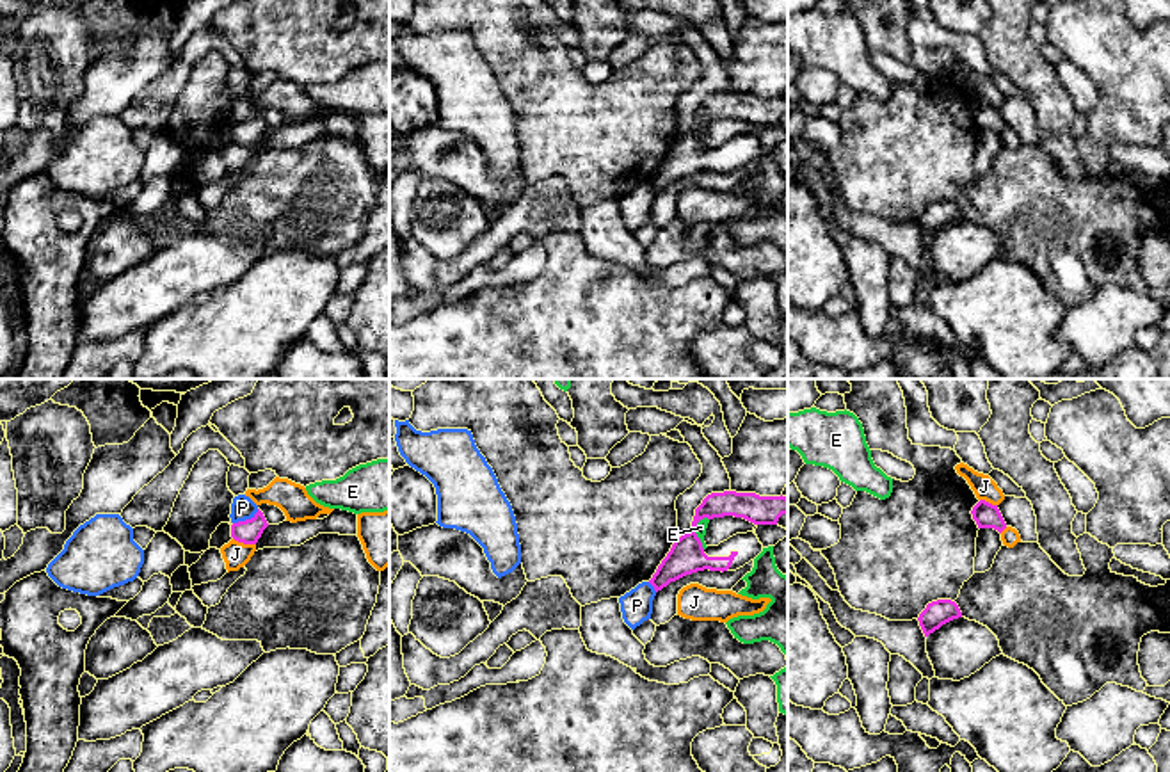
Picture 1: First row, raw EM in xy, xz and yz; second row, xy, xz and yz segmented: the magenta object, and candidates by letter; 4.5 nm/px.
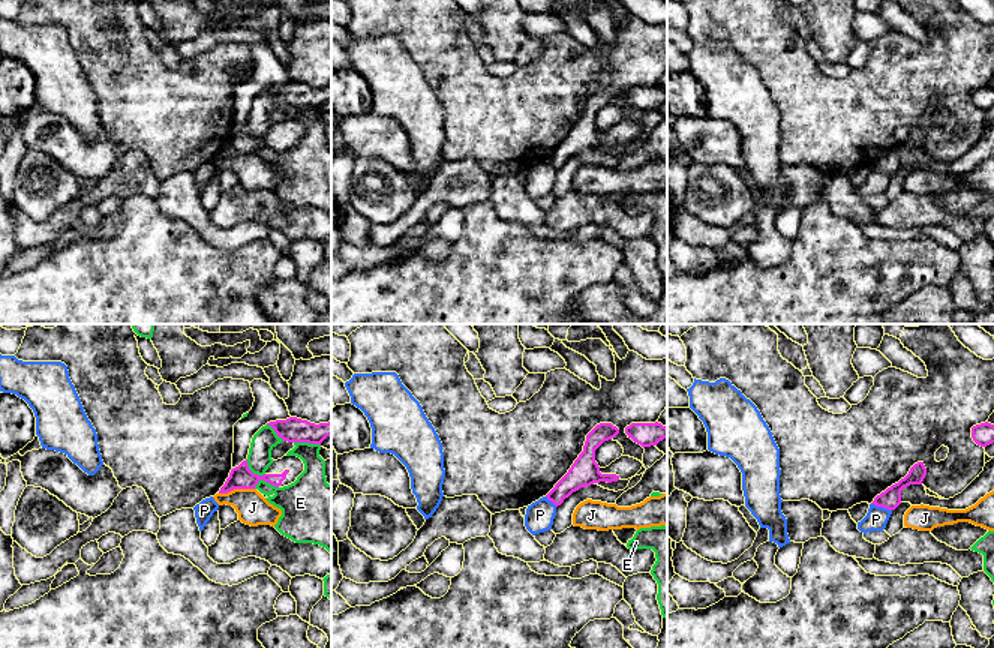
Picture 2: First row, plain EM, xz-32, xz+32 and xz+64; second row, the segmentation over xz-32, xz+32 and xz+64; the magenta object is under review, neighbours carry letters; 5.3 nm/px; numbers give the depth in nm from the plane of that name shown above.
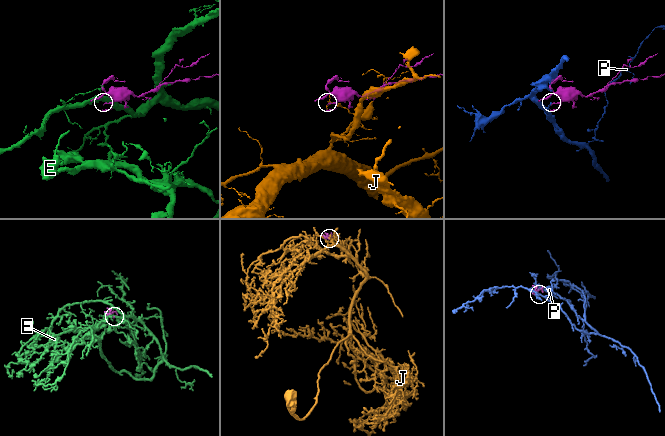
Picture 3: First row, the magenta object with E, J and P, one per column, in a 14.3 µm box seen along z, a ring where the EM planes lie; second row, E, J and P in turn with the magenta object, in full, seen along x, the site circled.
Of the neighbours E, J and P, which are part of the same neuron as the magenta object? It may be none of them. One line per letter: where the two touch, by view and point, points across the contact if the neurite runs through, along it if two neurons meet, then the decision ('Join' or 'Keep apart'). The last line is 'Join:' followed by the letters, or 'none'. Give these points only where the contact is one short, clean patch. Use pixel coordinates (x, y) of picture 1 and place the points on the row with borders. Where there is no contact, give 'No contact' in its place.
E: Touches magenta at xz (694, 532). Keep apart
J: Touches magenta at xy (244, 543). Keep apart
P: Touches magenta at xy (246, 520). Boundary: xy (258, 509), (249, 518), (233, 523). Keep apart
Join: none

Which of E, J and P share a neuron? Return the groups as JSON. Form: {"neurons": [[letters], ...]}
{"neurons": [["E"], ["J"], ["P"]]}

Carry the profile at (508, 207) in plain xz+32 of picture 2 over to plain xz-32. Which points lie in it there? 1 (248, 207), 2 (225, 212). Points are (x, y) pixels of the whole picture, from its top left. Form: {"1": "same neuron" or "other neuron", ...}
{"1": "other neuron", "2": "other neuron"}

